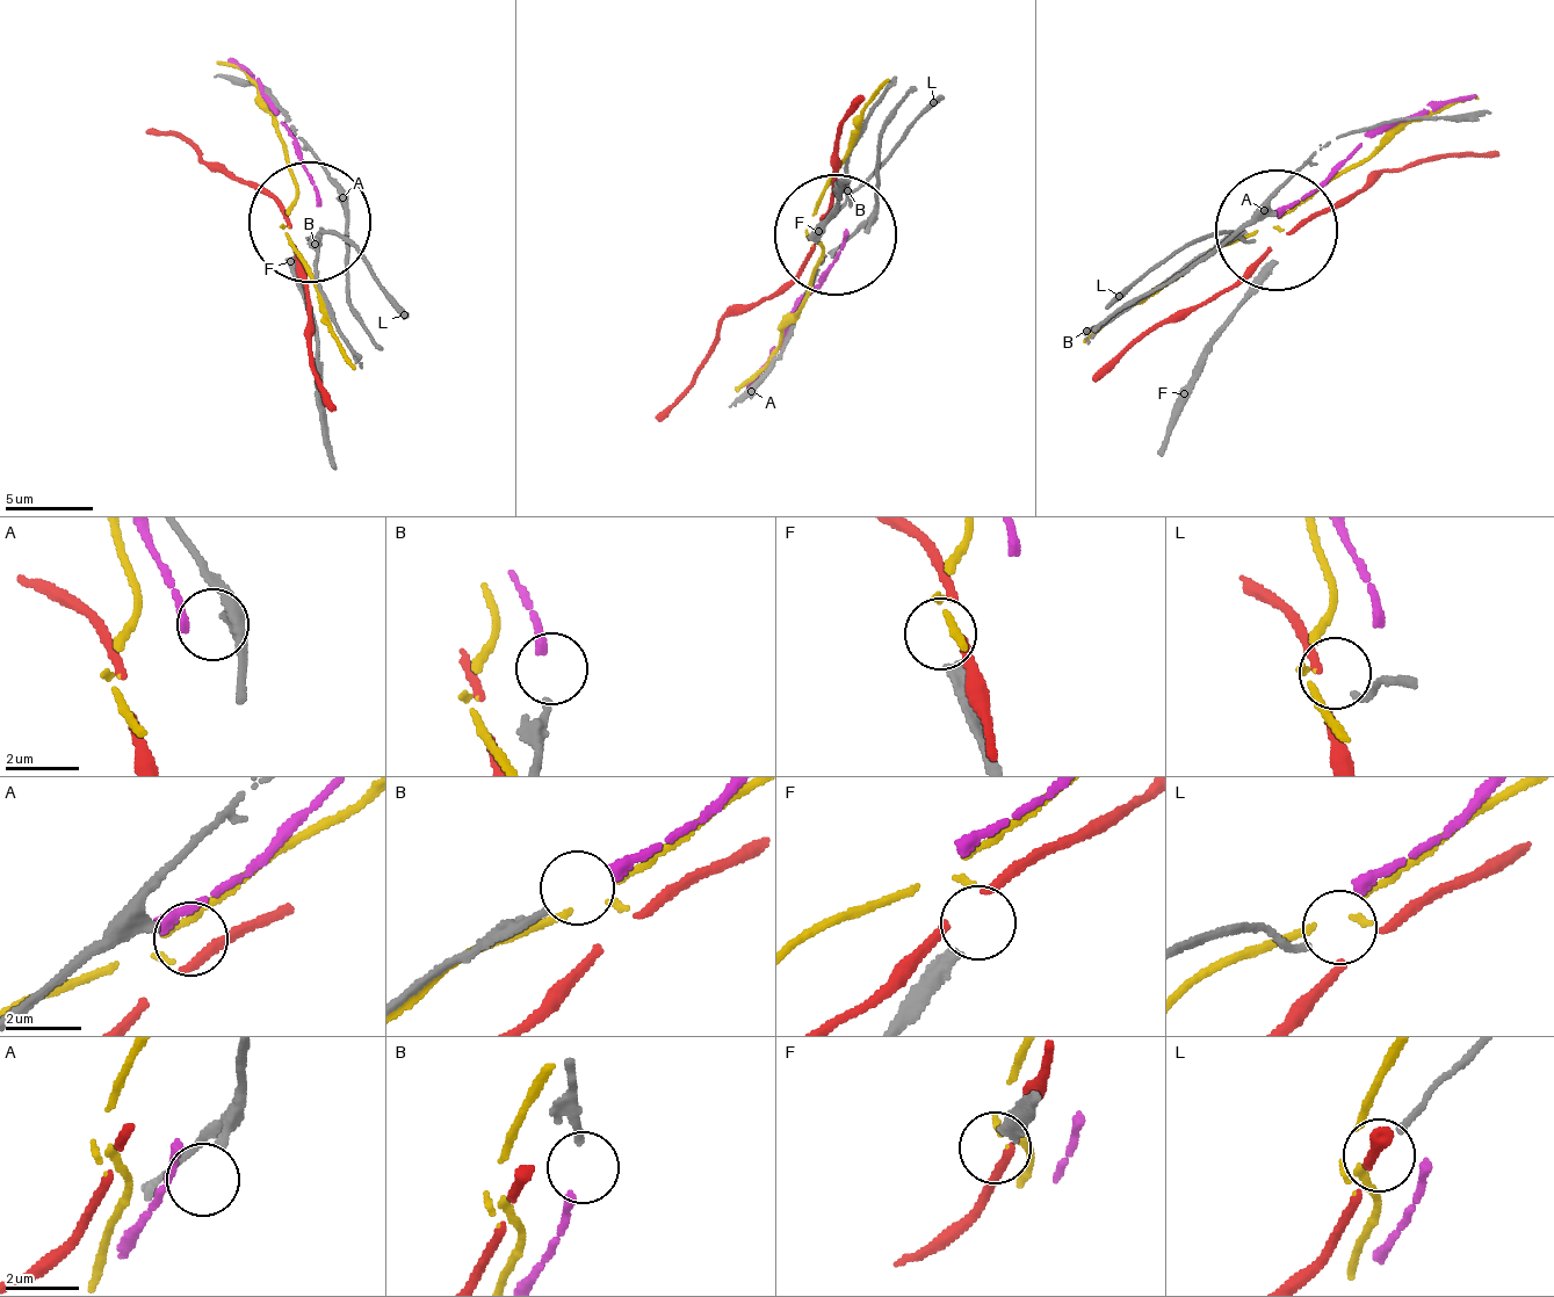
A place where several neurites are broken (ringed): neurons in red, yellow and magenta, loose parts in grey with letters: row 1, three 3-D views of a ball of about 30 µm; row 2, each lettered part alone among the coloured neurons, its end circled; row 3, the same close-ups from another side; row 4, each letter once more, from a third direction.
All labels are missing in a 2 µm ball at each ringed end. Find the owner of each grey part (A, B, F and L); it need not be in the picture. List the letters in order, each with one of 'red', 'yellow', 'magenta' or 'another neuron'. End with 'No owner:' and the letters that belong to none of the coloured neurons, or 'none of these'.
A: another neuron
B: another neuron
F: another neuron
L: another neuron
No owner: A, B, F, L

